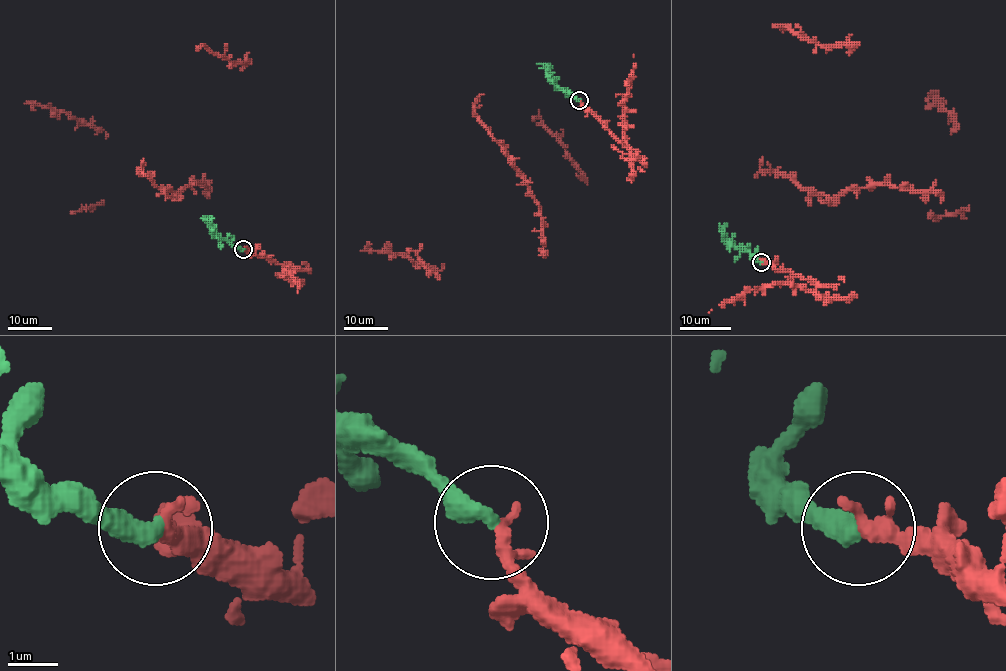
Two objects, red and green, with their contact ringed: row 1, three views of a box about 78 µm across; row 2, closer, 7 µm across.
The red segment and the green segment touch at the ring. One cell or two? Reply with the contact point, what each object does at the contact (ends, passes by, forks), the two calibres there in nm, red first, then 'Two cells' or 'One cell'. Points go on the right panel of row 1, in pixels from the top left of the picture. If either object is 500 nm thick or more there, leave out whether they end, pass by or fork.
Place: (761, 262). At the ring red passes by. At the ring green ends. Thickness 240 nm (red) against 440 nm. One cell

